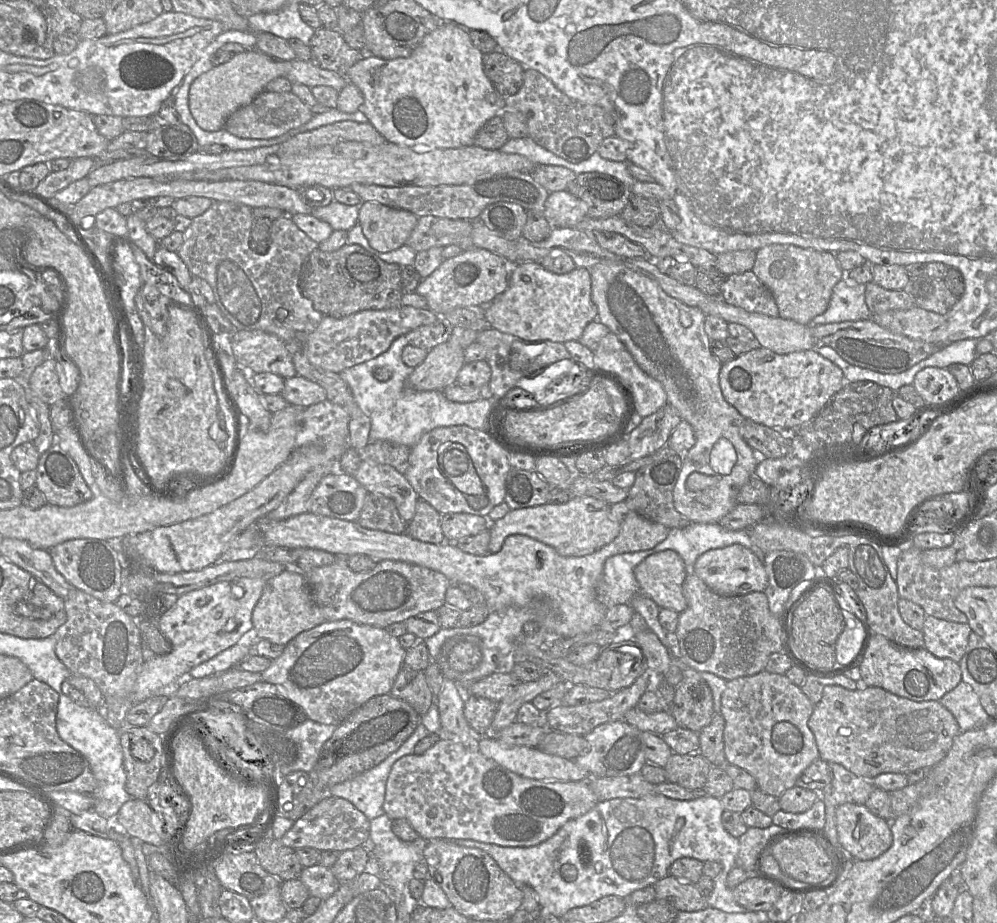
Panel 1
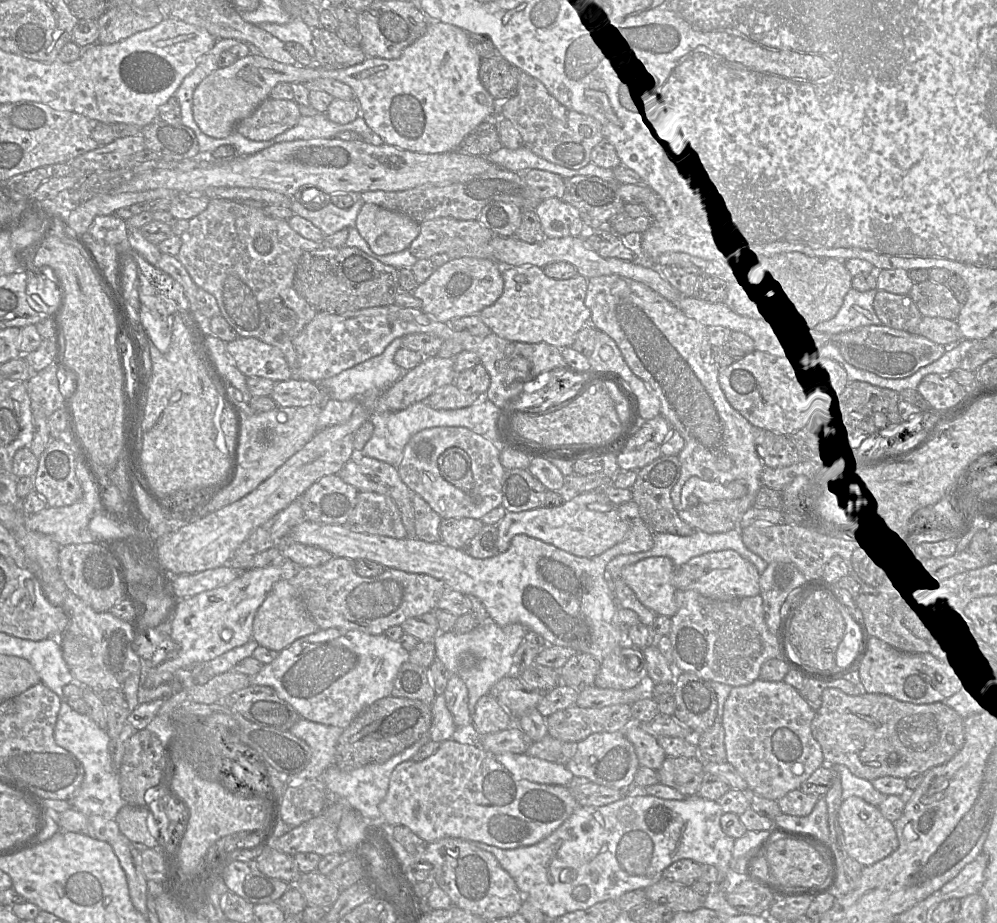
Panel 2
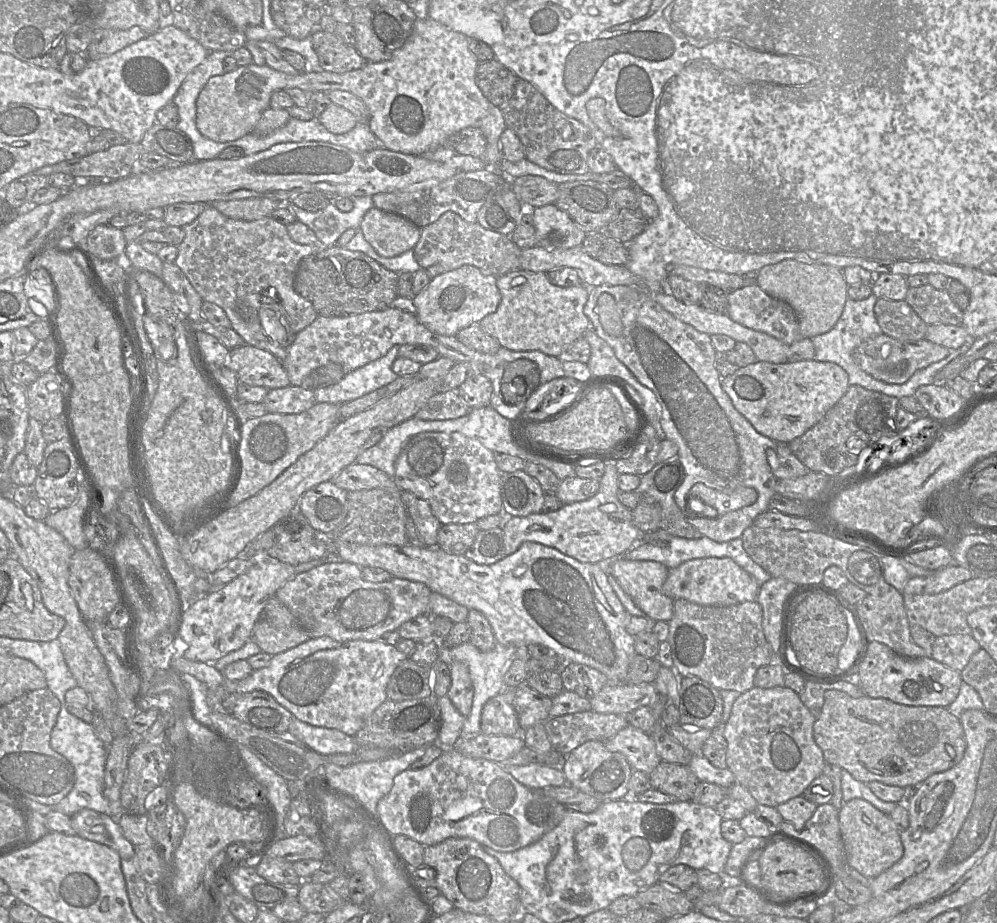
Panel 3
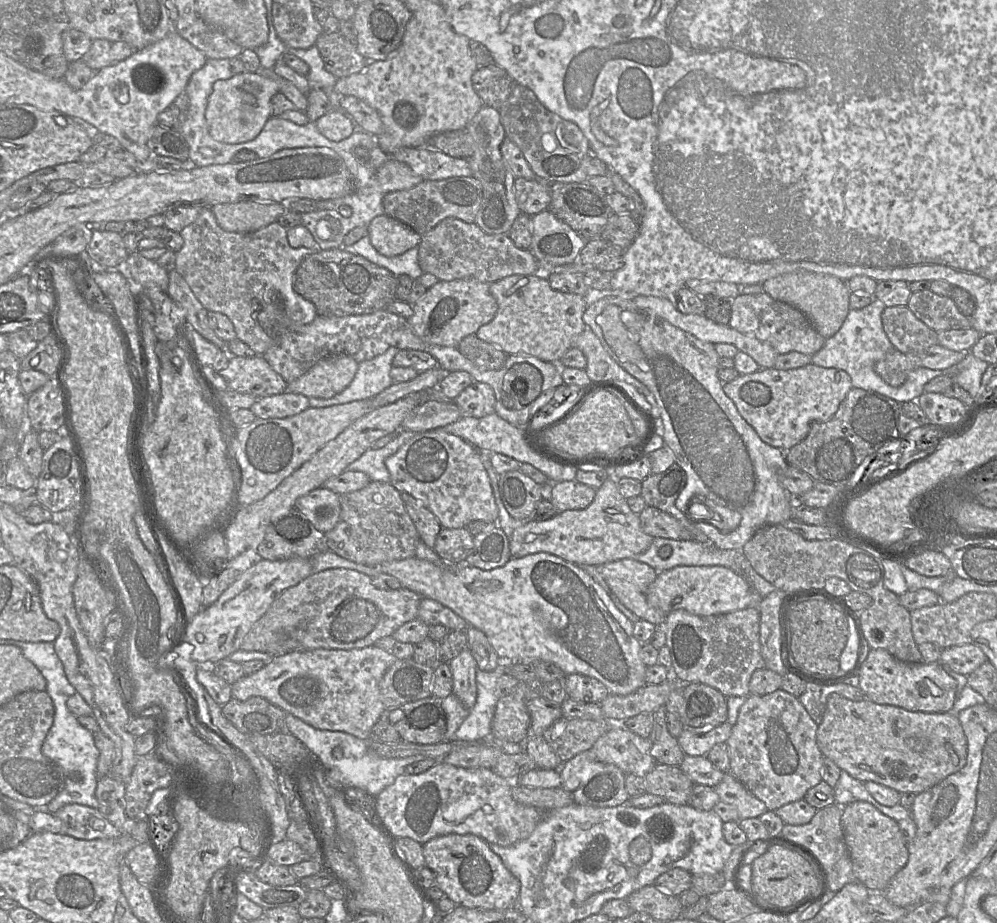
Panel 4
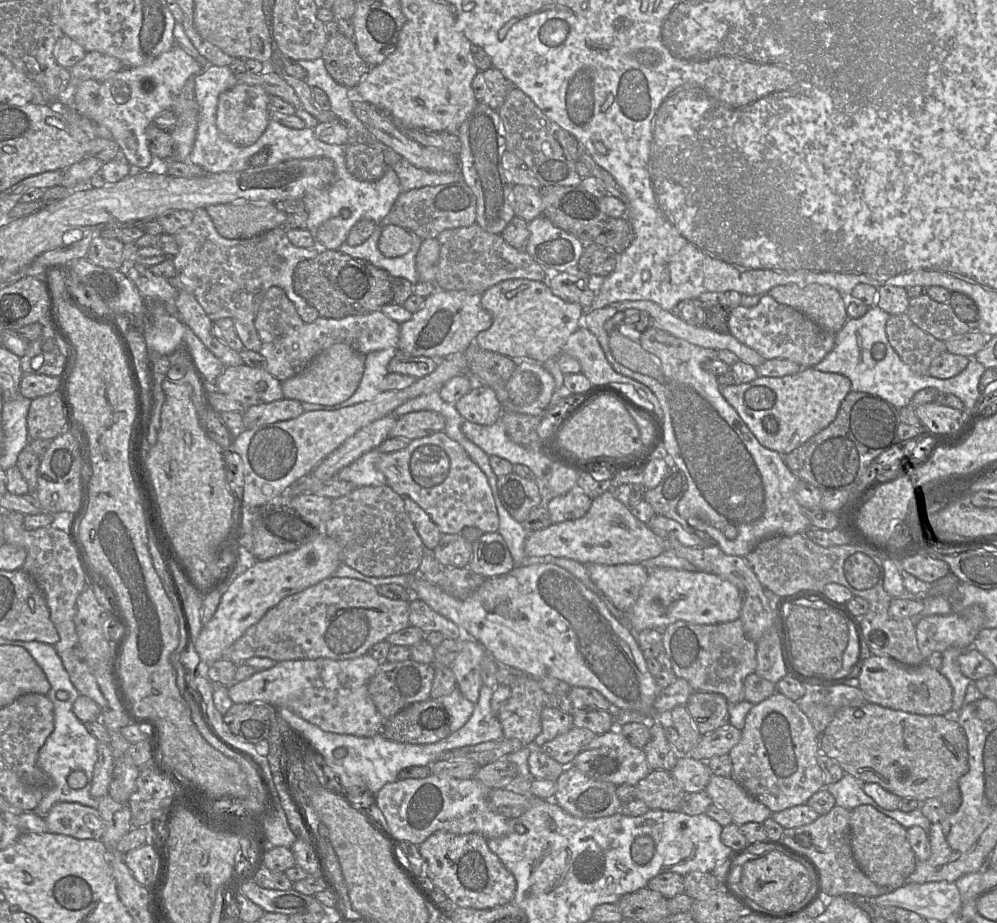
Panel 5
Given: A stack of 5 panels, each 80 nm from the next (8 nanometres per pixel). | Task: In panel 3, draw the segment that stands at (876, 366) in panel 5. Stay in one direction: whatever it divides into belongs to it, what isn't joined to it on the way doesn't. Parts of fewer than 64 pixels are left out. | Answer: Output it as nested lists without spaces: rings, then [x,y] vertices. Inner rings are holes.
[[[873,293],[868,298],[863,300],[852,300],[847,298],[843,312],[835,326],[830,331],[812,338],[812,342],[815,348],[814,359],[820,362],[833,362],[842,367],[849,376],[849,386],[860,385],[868,390],[879,391],[896,398],[914,396],[916,390],[920,386],[932,384],[935,375],[943,367],[945,367],[950,361],[969,349],[969,342],[962,345],[960,348],[950,349],[950,353],[947,357],[938,362],[932,363],[925,368],[917,370],[908,379],[908,381],[903,384],[888,384],[875,379],[873,376],[863,371],[855,362],[854,353],[862,342],[868,338],[883,333],[874,313],[874,306],[877,299],[878,298]]]

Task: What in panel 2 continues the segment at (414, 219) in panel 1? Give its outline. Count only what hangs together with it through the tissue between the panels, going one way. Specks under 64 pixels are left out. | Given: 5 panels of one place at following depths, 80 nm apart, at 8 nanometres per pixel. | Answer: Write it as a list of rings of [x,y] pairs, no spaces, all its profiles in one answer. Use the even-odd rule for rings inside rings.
[[[364,203],[355,227],[372,251],[384,256],[409,249],[419,235],[419,225],[406,214]]]

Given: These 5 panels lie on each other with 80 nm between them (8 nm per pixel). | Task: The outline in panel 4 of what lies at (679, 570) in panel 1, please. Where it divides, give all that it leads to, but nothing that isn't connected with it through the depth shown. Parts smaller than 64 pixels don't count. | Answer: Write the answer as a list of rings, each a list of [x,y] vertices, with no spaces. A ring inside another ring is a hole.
[[[625,558],[601,565],[600,573],[611,592],[636,616],[636,620],[664,626],[667,614],[650,606],[646,596],[648,587],[658,574],[654,568]]]

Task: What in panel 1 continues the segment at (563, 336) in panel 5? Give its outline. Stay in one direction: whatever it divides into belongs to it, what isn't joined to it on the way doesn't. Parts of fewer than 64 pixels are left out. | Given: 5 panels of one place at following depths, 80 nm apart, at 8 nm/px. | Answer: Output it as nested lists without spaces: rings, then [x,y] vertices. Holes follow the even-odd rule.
[[[526,261],[511,265],[509,285],[485,307],[485,319],[489,327],[529,342],[579,341],[585,327],[598,316],[591,291],[587,268],[576,267],[569,273],[556,274],[538,262]]]

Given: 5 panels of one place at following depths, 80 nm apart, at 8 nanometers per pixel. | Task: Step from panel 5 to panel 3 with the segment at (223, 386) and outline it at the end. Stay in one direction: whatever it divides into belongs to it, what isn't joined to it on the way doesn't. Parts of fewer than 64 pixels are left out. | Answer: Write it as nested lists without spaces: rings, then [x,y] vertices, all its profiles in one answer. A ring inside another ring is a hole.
[[[249,344],[230,349],[228,367],[237,374],[239,383],[269,390],[290,385],[281,361],[270,352]]]

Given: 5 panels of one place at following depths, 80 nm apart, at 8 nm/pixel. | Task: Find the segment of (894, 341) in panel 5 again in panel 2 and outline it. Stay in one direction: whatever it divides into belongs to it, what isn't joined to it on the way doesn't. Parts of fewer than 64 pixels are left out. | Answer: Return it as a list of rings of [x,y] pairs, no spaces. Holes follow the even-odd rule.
[[[877,290],[873,309],[882,325],[917,334],[922,315],[909,295]]]

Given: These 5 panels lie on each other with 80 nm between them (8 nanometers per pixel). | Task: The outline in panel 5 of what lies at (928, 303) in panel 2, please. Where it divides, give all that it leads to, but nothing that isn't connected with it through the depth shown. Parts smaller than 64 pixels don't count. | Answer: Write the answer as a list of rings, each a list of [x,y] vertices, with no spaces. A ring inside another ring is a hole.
[[[928,294],[910,298],[906,314],[923,331],[943,341],[970,331],[949,303],[935,301]]]

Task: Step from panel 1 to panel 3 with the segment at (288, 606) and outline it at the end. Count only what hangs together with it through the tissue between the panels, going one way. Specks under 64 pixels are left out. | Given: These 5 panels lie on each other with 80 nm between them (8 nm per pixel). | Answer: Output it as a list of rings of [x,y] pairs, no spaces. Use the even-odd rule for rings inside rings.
[[[273,596],[259,615],[251,639],[263,652],[276,655],[309,640],[309,633],[299,626],[290,610]]]

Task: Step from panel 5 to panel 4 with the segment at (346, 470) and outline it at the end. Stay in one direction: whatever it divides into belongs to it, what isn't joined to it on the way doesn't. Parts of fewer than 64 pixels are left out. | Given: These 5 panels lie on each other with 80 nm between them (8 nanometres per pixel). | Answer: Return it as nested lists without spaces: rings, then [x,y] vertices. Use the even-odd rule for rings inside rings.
[[[399,429],[396,436],[387,445],[380,449],[369,449],[360,458],[351,463],[347,470],[360,471],[368,475],[371,482],[390,483],[390,474],[385,461],[394,455],[416,433]]]

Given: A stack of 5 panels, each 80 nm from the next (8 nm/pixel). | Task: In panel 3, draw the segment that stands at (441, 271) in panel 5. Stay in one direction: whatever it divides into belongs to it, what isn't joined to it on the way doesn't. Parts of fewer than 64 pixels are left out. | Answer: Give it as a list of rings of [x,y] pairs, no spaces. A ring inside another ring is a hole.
[[[447,211],[435,222],[421,228],[420,239],[413,248],[419,266],[428,269],[440,264],[446,271],[463,265],[477,267],[481,272],[496,277],[521,270],[521,252],[510,236],[482,227],[478,222],[468,223],[458,214]]]

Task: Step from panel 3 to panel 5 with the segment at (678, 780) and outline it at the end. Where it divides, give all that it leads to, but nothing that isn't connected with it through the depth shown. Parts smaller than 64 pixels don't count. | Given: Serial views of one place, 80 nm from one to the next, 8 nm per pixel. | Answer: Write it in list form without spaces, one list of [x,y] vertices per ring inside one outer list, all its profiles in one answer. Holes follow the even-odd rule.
[[[651,770],[636,788],[636,799],[643,801],[650,810],[678,811],[686,794],[671,771],[666,770]]]

